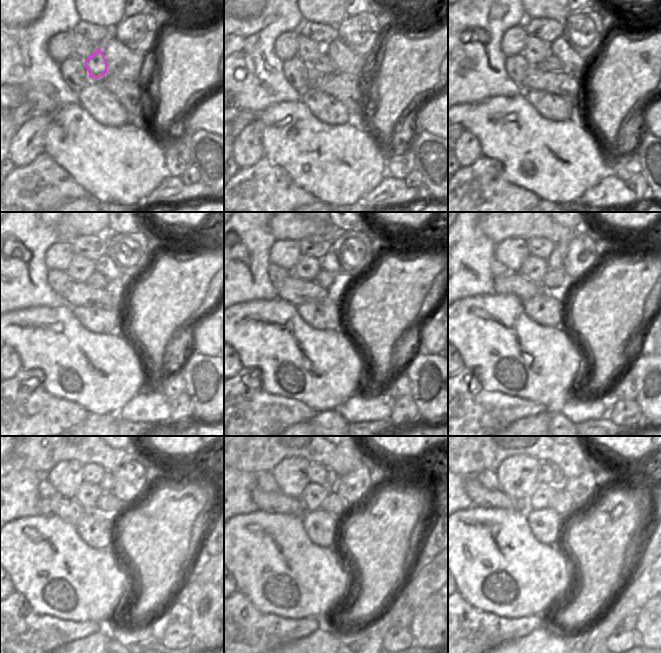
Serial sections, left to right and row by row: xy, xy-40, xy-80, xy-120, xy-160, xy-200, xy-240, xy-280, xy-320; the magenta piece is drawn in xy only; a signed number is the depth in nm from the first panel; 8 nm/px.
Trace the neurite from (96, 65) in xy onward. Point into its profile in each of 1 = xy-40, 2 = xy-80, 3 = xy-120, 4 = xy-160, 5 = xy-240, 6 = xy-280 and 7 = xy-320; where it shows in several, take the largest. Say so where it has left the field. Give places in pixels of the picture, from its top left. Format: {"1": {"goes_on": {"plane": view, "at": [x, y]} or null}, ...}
{"1": {"goes_on": {"plane": "xy-40", "at": [323, 65]}}, "2": {"goes_on": {"plane": "xy-80", "at": [552, 64]}}, "3": {"goes_on": {"plane": "xy-120", "at": [97, 279]}}, "4": {"goes_on": {"plane": "xy-160", "at": [326, 279]}}, "5": {"goes_on": {"plane": "xy-240", "at": [108, 504]}}, "6": {"goes_on": {"plane": "xy-280", "at": [334, 504]}}, "7": {"goes_on": {"plane": "xy-320", "at": [562, 503]}}}

